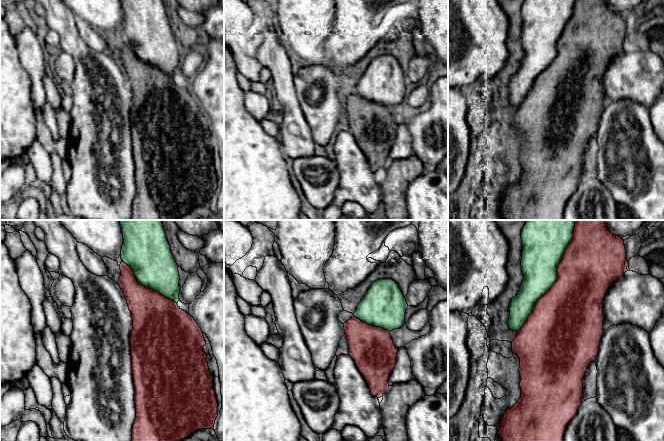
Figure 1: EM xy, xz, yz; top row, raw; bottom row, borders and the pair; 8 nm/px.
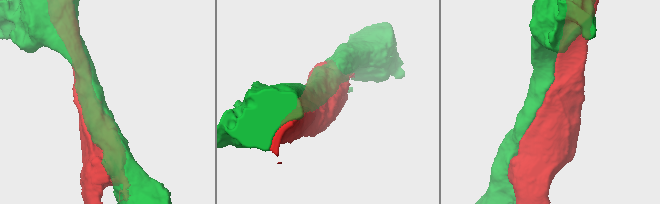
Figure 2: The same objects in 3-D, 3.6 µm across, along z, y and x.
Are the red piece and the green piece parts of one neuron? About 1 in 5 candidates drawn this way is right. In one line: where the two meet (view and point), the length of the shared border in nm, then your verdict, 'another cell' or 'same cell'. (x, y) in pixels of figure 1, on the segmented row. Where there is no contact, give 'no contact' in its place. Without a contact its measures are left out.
yz (557, 276) | 1000 nm | another cell

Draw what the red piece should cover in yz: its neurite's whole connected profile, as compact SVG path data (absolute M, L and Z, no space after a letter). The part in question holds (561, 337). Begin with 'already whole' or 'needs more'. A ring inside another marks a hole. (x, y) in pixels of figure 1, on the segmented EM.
already whole | M576 220L573 230L573 238L566 248L564 255L557 267L557 280L551 288L535 303L534 308L527 321L518 331L516 338L512 341L512 352L520 358L520 388L521 397L511 408L507 409L500 424L498 435L503 441L563 441L563 435L567 424L575 416L583 397L583 377L589 364L596 360L599 352L600 339L603 334L603 299L611 284L627 272L629 265L626 259L624 240L612 234L606 227L605 220Z

